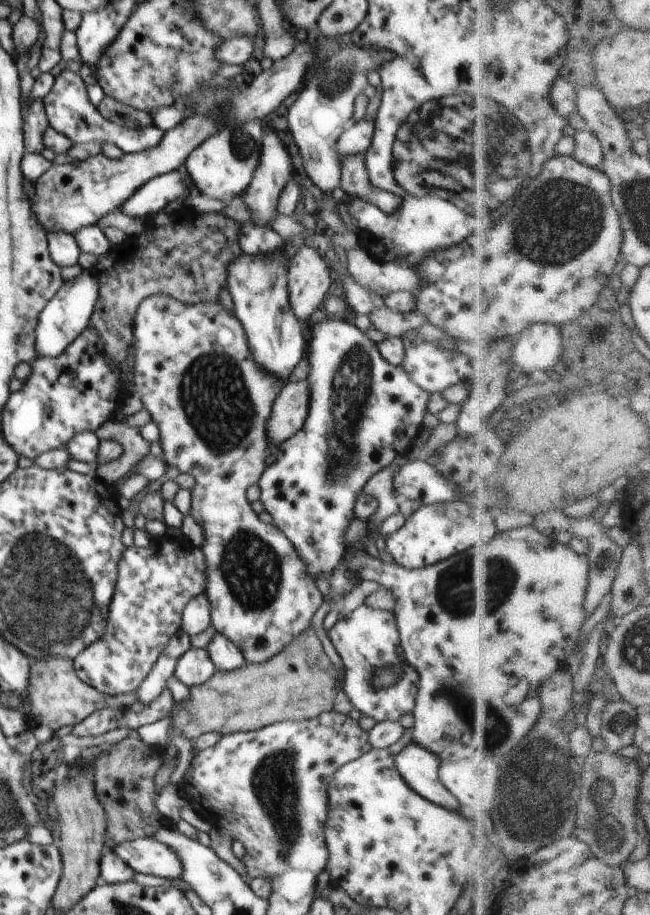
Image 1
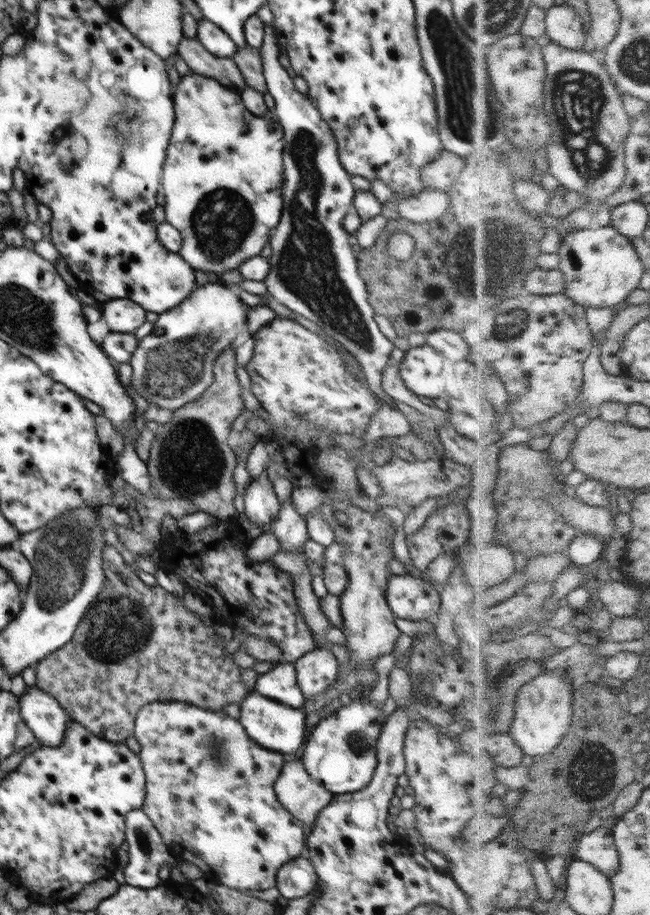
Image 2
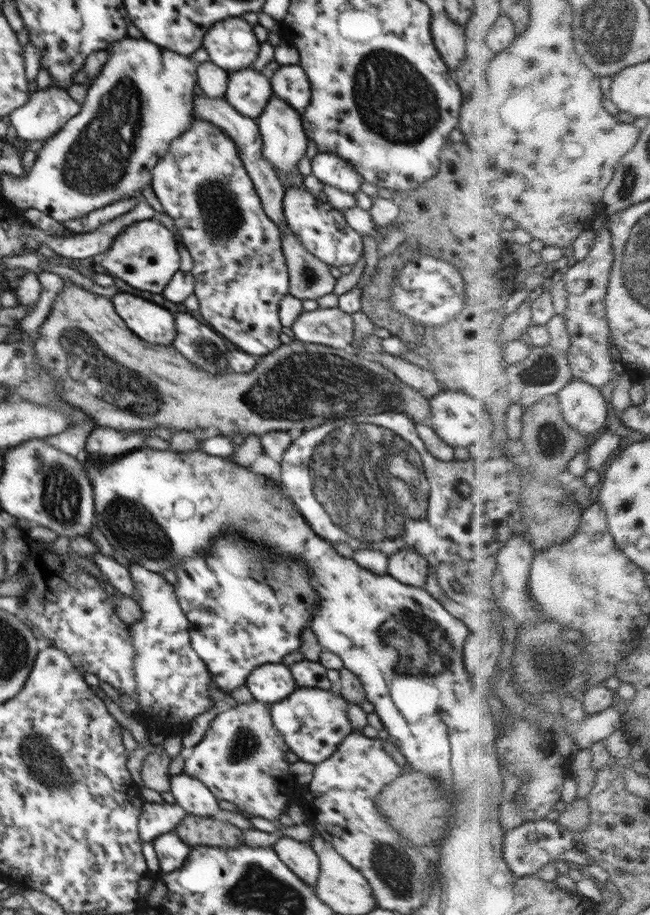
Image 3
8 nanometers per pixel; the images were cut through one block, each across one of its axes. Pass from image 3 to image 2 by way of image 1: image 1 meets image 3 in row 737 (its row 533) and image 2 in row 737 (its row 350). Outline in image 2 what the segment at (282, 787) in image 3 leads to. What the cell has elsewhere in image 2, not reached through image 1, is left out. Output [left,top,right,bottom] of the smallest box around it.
[133,700,306,891]

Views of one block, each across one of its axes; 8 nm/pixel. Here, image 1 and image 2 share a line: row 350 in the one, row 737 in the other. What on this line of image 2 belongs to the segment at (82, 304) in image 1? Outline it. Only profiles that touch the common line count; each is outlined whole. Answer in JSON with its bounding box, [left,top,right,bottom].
[19,685,70,747]

